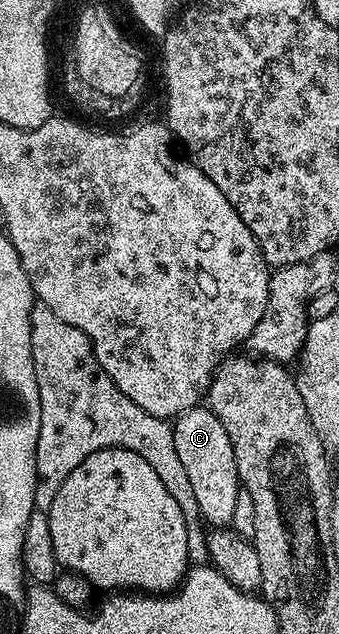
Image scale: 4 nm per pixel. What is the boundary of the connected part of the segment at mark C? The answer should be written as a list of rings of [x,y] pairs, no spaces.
[[[206,405],[194,406],[174,419],[173,444],[177,448],[181,468],[185,468],[185,476],[189,476],[193,497],[197,499],[199,515],[204,523],[211,528],[230,527],[241,483],[237,456],[233,456],[233,444],[229,441],[229,432],[225,432],[225,424],[221,424]]]

